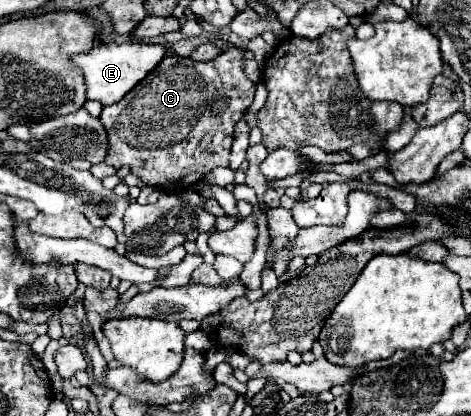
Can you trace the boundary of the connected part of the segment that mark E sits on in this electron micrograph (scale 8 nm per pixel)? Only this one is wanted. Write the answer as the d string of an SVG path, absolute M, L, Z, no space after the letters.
M123 42L123 44L95 44L91 52L87 54L75 54L71 56L73 64L79 66L85 74L85 84L87 84L87 98L97 100L103 106L115 104L123 100L139 80L147 76L153 68L159 66L163 56L167 54L167 48L163 44L145 44L145 42Z

